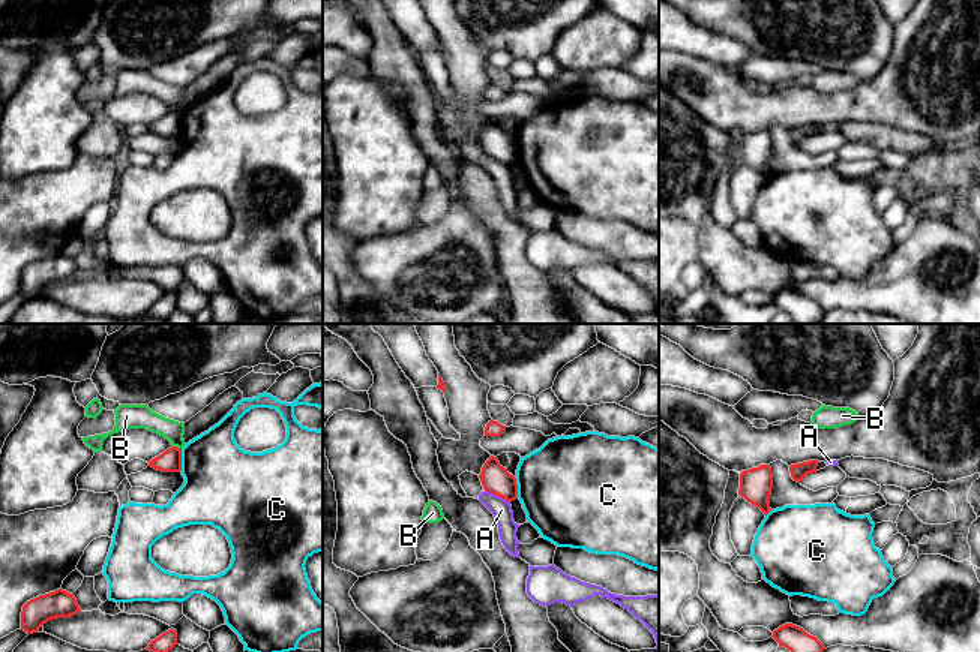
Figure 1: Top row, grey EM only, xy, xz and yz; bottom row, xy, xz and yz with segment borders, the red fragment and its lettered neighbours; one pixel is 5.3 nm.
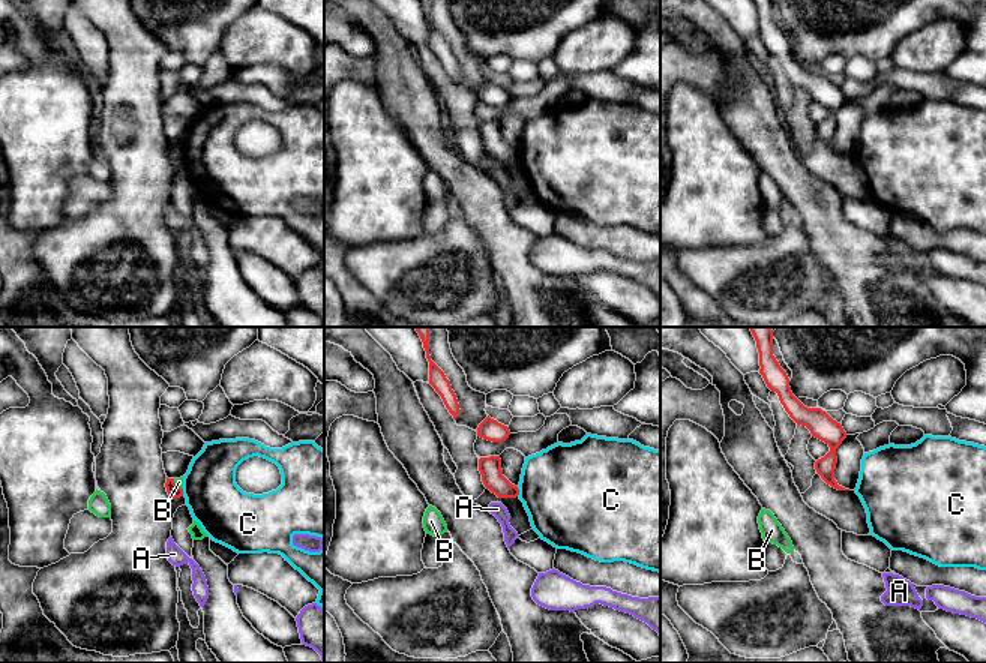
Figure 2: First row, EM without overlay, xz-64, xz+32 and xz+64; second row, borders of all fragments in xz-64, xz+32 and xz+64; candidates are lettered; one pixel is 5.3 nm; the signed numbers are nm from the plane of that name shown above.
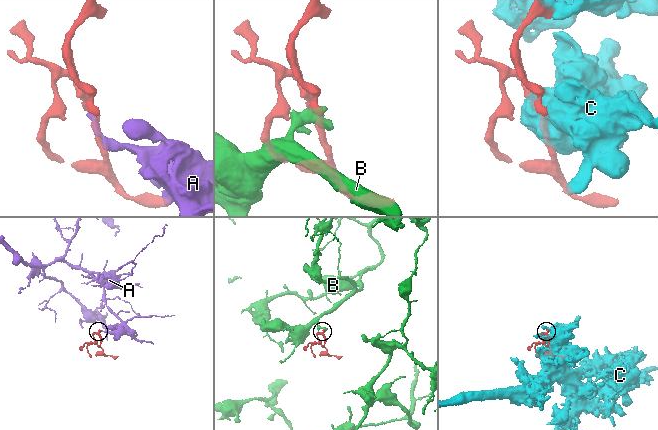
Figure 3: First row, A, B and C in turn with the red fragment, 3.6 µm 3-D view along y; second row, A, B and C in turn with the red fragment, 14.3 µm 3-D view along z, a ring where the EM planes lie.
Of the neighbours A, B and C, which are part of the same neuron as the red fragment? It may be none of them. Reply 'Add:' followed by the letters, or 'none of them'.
Add: none of them

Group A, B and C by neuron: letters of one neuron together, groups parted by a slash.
A / B / C

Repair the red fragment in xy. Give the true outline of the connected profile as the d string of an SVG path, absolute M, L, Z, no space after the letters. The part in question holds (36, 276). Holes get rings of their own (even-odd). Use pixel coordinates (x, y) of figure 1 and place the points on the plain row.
M60 252L54 256L39 259L23 270L21 294L27 298L33 298L51 283L69 282L80 276L81 273L74 258Z

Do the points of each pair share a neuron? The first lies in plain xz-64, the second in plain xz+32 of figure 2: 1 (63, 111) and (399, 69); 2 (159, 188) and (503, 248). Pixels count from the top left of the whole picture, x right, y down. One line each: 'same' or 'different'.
1: different
2: different

